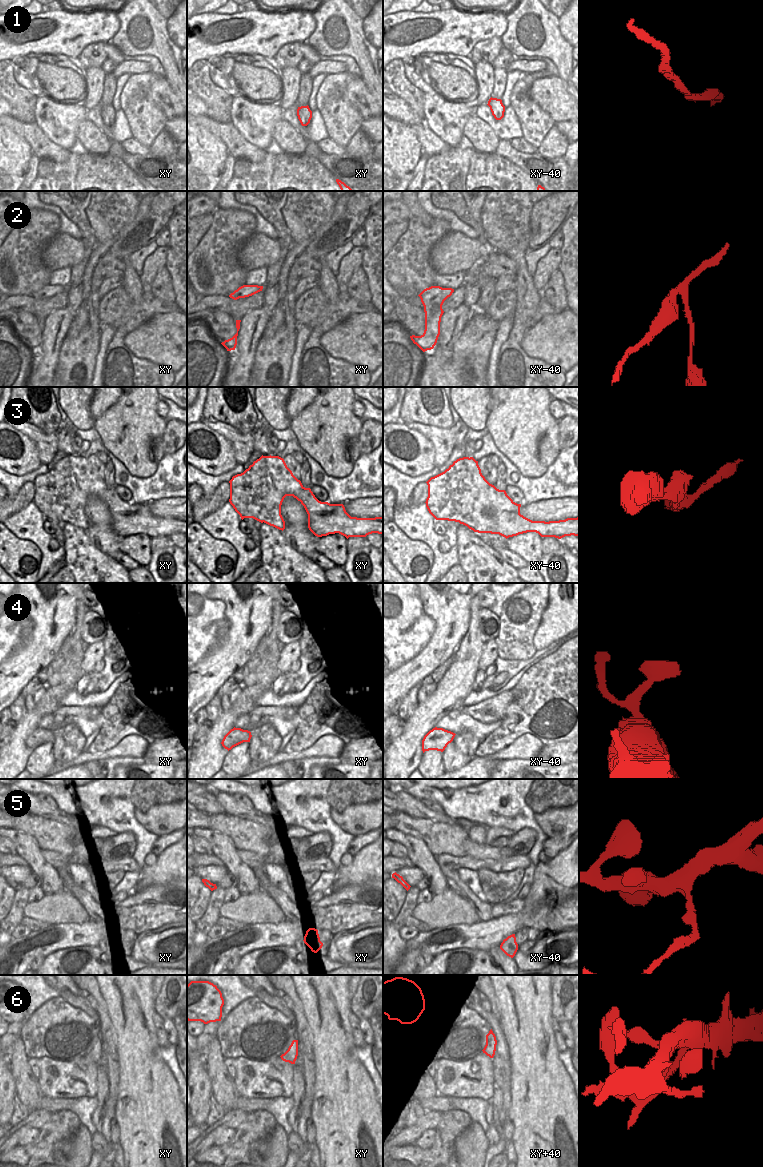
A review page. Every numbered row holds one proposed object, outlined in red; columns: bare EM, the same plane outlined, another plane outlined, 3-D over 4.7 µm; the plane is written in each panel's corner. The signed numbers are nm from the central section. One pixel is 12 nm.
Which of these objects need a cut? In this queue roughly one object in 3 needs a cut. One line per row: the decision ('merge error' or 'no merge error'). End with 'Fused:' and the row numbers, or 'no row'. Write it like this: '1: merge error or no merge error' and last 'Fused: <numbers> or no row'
1: no merge error
2: no merge error
3: no merge error
4: no merge error
5: merge error
6: merge error
Fused: 5, 6

